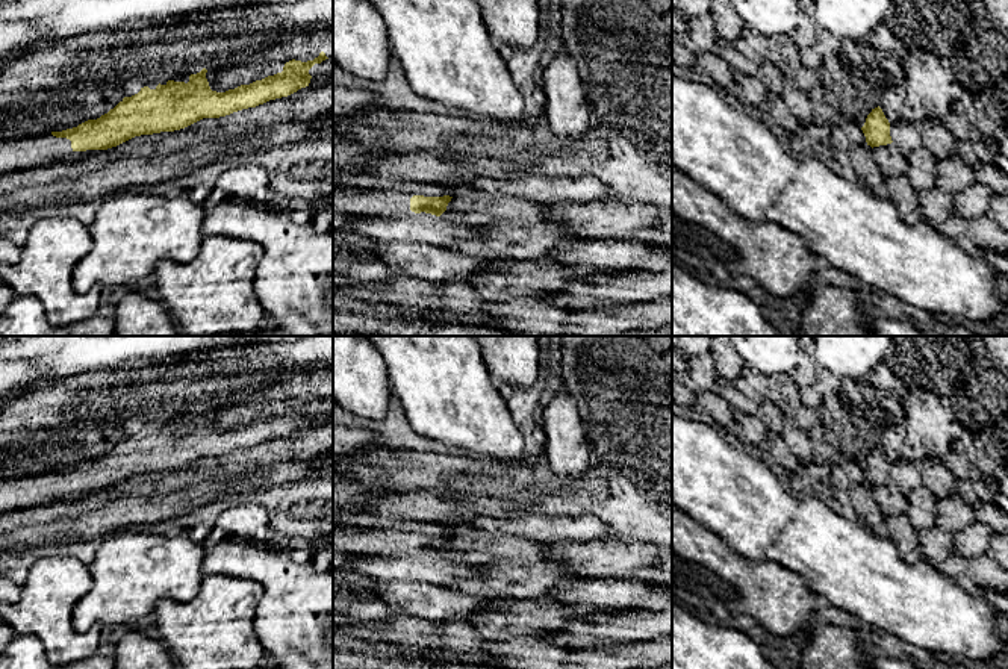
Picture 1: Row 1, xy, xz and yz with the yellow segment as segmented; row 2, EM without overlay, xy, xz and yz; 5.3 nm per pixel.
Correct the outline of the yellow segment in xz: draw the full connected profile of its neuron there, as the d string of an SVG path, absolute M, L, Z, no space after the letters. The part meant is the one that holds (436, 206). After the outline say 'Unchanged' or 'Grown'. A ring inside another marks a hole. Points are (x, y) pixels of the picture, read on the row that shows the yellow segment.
M333 188L333 209L354 215L431 213L440 216L453 197L424 197L380 189Z. Grown

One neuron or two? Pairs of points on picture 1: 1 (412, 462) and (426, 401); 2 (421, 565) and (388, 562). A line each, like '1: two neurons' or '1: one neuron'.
1: two neurons
2: one neuron

